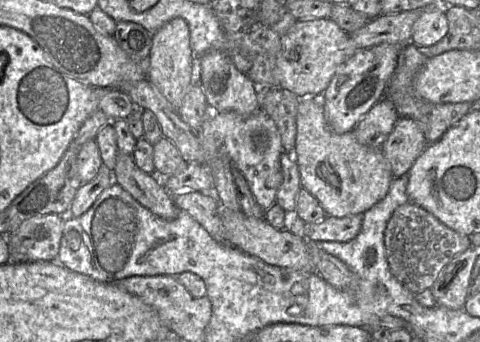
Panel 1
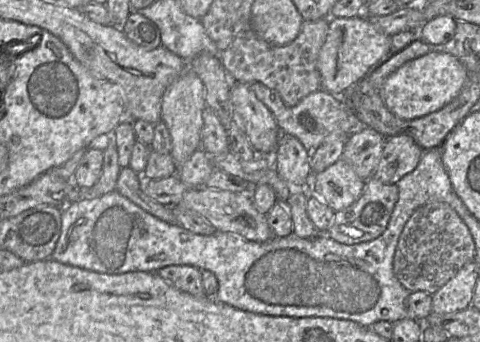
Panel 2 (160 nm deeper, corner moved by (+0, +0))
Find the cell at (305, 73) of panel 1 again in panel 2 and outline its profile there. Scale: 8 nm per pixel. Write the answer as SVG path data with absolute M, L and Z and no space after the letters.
M365 16L330 18L328 33L317 60L321 90L334 95L346 93L372 69L387 61L390 53L391 36L371 24Z

